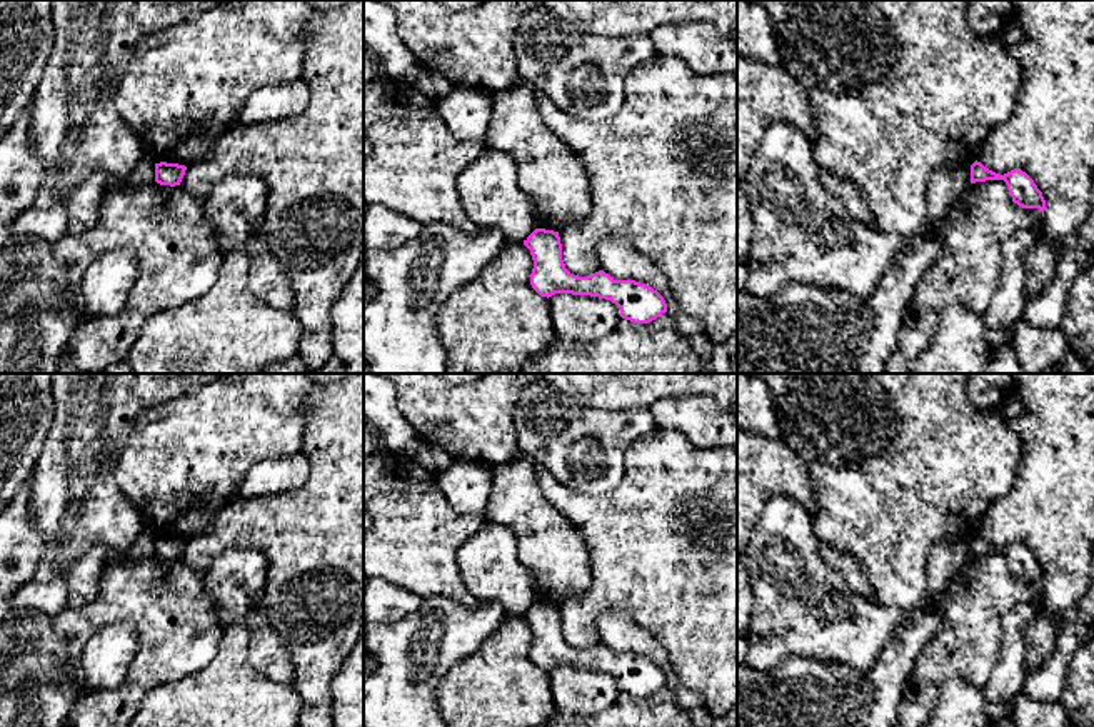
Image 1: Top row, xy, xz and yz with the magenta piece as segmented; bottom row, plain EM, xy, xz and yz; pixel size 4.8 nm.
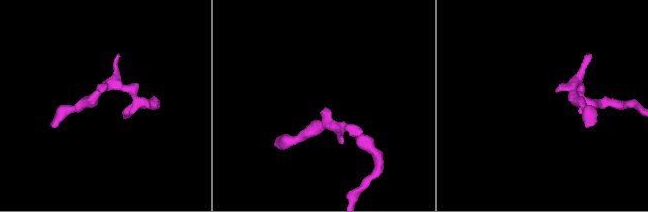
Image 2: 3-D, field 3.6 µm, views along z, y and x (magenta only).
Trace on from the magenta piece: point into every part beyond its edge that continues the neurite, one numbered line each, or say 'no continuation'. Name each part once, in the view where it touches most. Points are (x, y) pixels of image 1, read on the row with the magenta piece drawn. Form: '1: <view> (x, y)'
no continuation

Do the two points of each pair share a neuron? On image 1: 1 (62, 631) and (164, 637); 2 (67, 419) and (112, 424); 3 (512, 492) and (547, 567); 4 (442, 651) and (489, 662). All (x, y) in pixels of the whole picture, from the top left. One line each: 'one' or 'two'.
1: one
2: one
3: one
4: two

